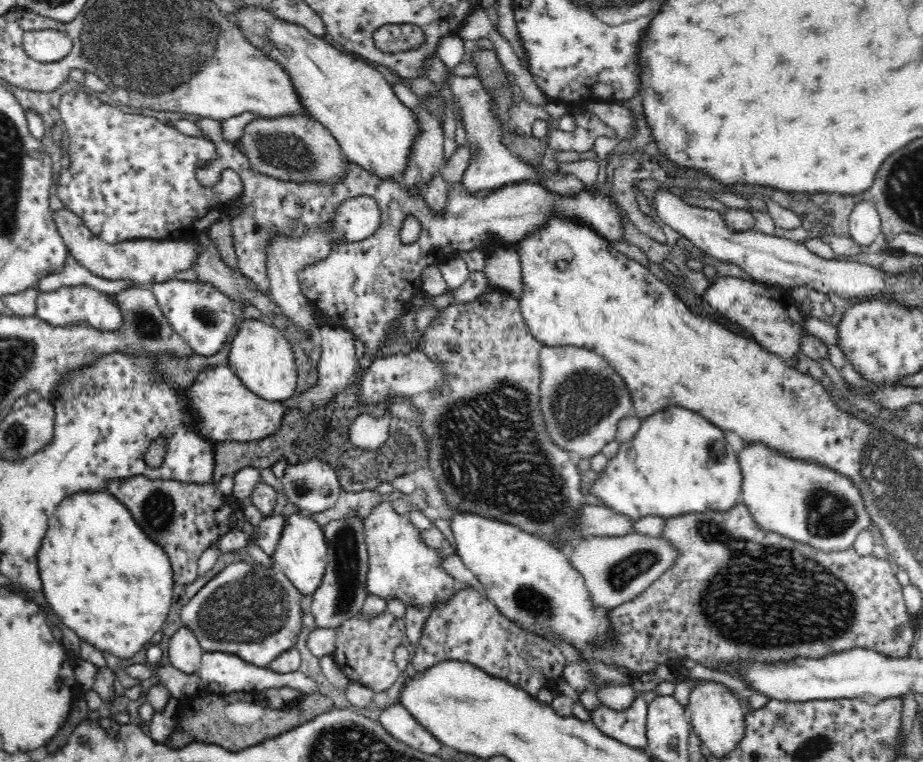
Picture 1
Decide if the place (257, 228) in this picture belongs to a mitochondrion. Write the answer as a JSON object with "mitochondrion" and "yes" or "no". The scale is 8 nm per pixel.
{"mitochondrion":"yes"}

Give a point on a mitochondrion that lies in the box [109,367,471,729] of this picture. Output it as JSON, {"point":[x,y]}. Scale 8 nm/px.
{"point":[252,608]}

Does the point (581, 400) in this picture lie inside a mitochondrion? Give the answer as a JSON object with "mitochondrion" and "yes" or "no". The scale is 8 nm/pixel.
{"mitochondrion":"yes"}

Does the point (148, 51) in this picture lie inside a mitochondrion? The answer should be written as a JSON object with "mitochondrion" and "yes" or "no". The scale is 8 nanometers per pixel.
{"mitochondrion":"yes"}

